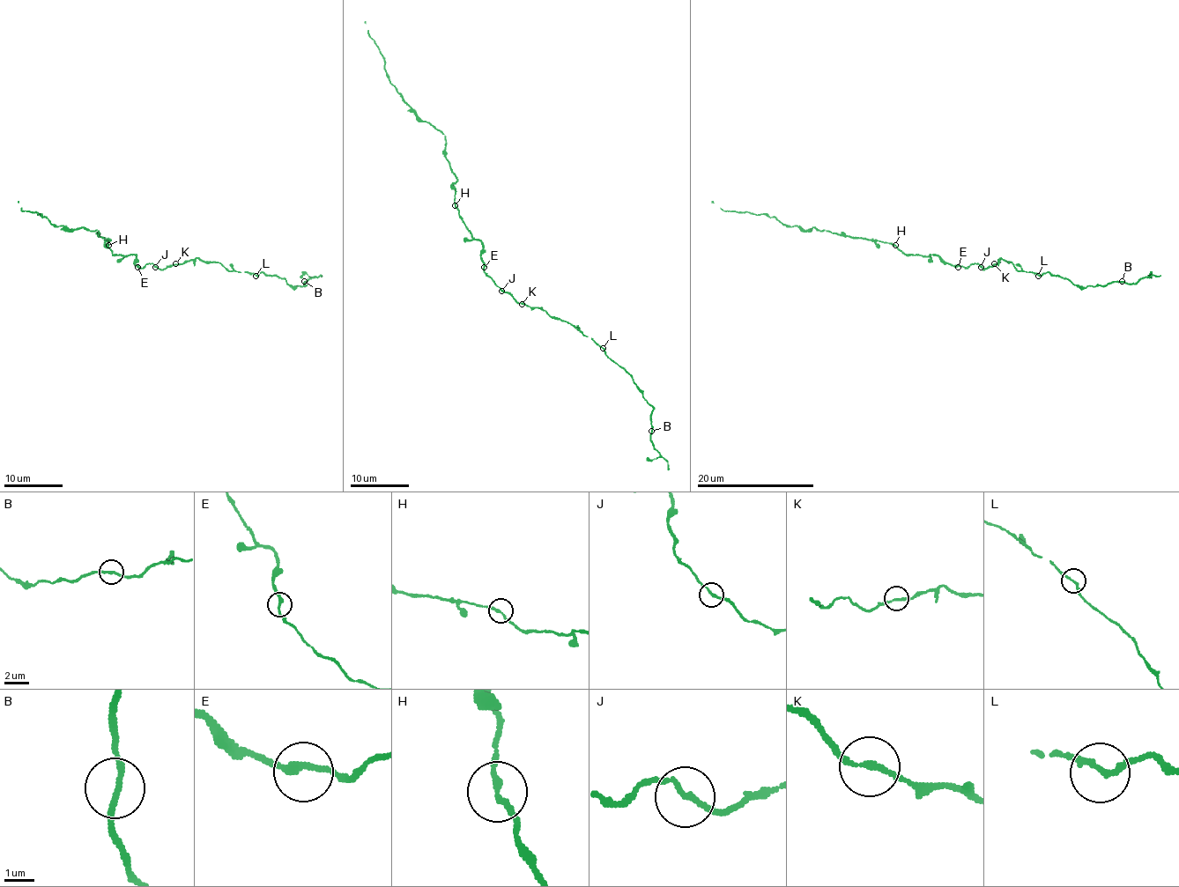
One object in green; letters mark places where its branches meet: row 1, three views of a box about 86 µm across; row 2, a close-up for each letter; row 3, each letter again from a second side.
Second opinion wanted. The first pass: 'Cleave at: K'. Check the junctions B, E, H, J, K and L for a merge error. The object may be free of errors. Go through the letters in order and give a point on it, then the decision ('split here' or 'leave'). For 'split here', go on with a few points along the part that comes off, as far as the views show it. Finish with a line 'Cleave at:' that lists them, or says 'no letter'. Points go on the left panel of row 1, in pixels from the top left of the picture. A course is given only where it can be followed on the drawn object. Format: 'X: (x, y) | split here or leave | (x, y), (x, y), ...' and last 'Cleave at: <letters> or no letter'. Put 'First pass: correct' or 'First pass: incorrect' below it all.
B: (304, 281) | leave
E: (137, 267) | leave
H: (108, 245) | leave
J: (155, 267) | leave
K: (175, 263) | leave
L: (255, 276) | leave
Cleave at: no letter
First pass: incorrect

